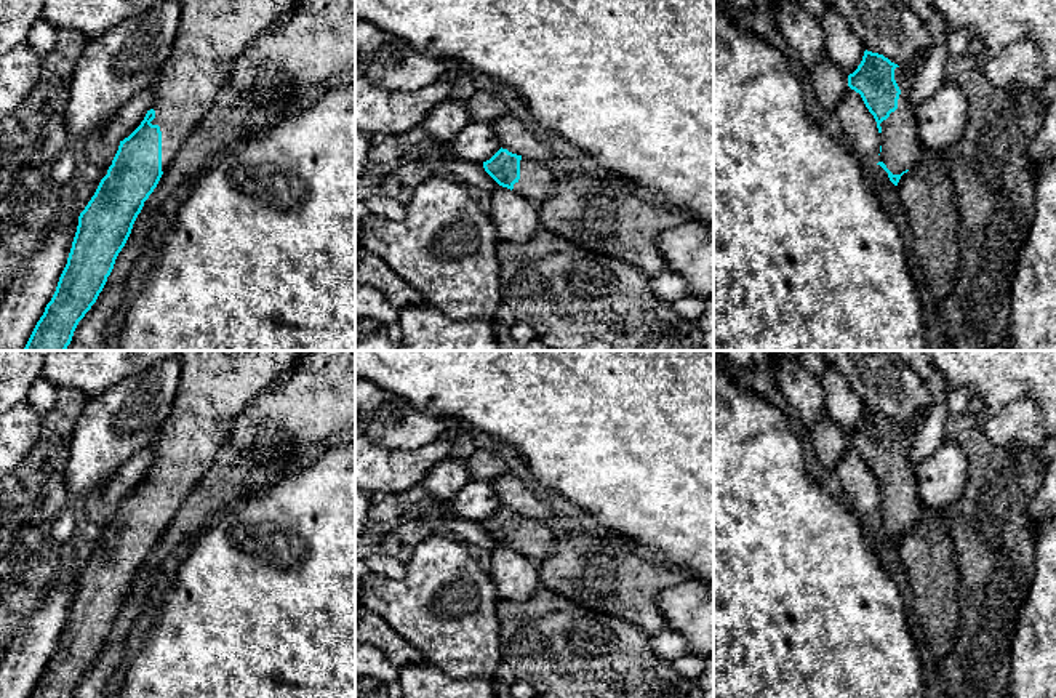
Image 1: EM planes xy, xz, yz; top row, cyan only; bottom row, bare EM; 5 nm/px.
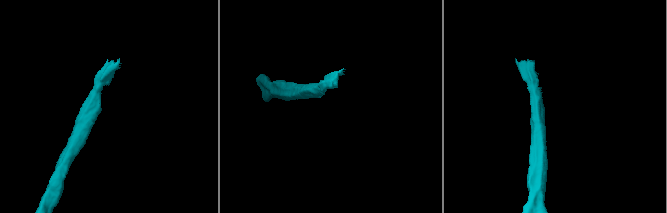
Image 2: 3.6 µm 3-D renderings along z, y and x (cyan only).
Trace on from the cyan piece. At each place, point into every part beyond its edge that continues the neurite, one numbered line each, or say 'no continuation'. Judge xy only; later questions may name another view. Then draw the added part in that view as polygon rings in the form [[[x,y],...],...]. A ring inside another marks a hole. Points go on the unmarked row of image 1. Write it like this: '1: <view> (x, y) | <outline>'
1: xy (215, 386) | [[[179,351],[181,378],[170,415],[154,442],[155,477],[162,490],[162,530],[165,532],[190,491],[208,474],[226,445],[240,411],[278,375],[290,370],[302,351]]]

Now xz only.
1: xz (536, 538) | [[[522,515],[520,538],[514,543],[512,549],[525,557],[541,562],[549,557],[557,536],[558,532],[552,530],[544,522]]]

